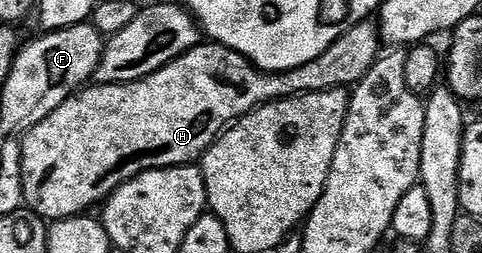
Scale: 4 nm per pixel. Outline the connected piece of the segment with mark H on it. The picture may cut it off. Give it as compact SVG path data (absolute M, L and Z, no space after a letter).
M372 20L361 21L355 27L351 27L319 59L311 63L303 63L303 67L295 67L291 71L282 73L264 73L261 69L256 69L251 62L239 51L231 51L227 47L216 43L199 43L193 49L188 49L182 57L176 57L171 63L167 63L159 71L155 71L149 77L144 77L138 81L128 81L125 85L99 85L86 87L73 94L68 101L63 102L47 119L36 125L31 132L27 133L22 140L22 175L23 193L26 204L39 214L46 221L61 221L63 218L76 217L88 212L92 205L100 206L106 197L112 195L117 188L131 179L135 179L140 173L146 173L152 169L170 169L173 165L192 165L200 162L205 156L205 152L213 146L213 142L229 128L230 125L238 122L261 105L268 105L270 101L286 101L289 97L302 97L304 93L322 93L328 89L345 89L346 87L356 87L371 71L371 67L377 62L379 54L382 52L383 42L381 30Z

